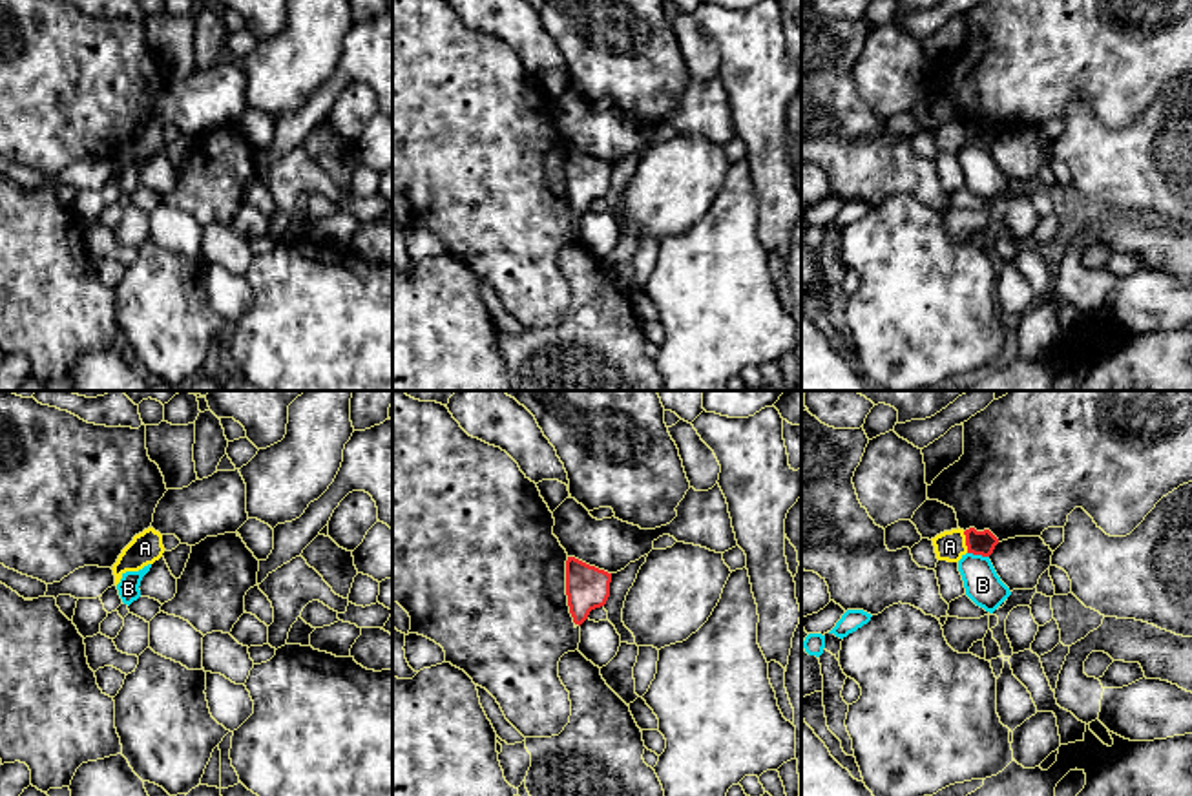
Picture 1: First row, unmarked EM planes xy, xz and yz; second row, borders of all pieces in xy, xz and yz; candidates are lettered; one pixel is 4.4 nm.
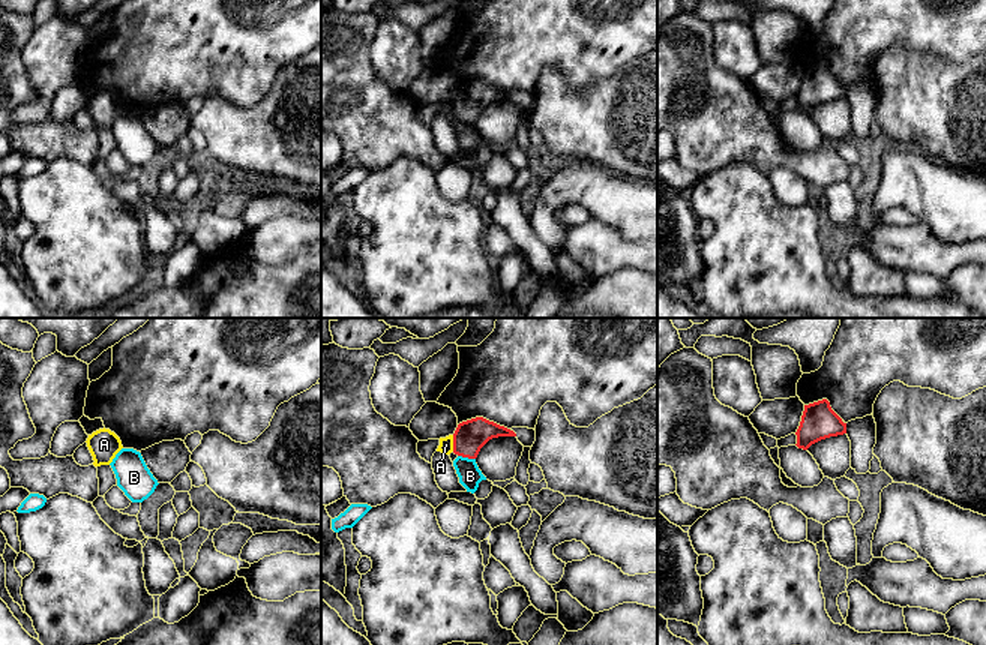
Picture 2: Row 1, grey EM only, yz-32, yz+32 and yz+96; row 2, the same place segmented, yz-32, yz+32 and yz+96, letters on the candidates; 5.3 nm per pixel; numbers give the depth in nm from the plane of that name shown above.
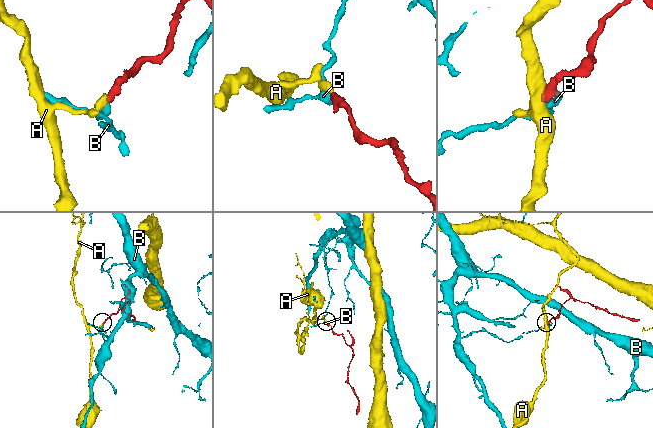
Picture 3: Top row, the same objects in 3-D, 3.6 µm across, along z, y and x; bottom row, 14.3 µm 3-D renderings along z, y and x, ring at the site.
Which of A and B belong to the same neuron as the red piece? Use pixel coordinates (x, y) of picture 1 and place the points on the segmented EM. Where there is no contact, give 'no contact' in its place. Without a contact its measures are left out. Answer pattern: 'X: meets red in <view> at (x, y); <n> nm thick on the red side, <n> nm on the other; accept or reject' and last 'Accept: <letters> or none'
A: meets red in yz at (966, 543); 110 nm thick on the red side, 130 nm on the other; reject
B: meets red in yz at (979, 554); 110 nm thick on the red side, 160 nm on the other; reject
Accept: none

